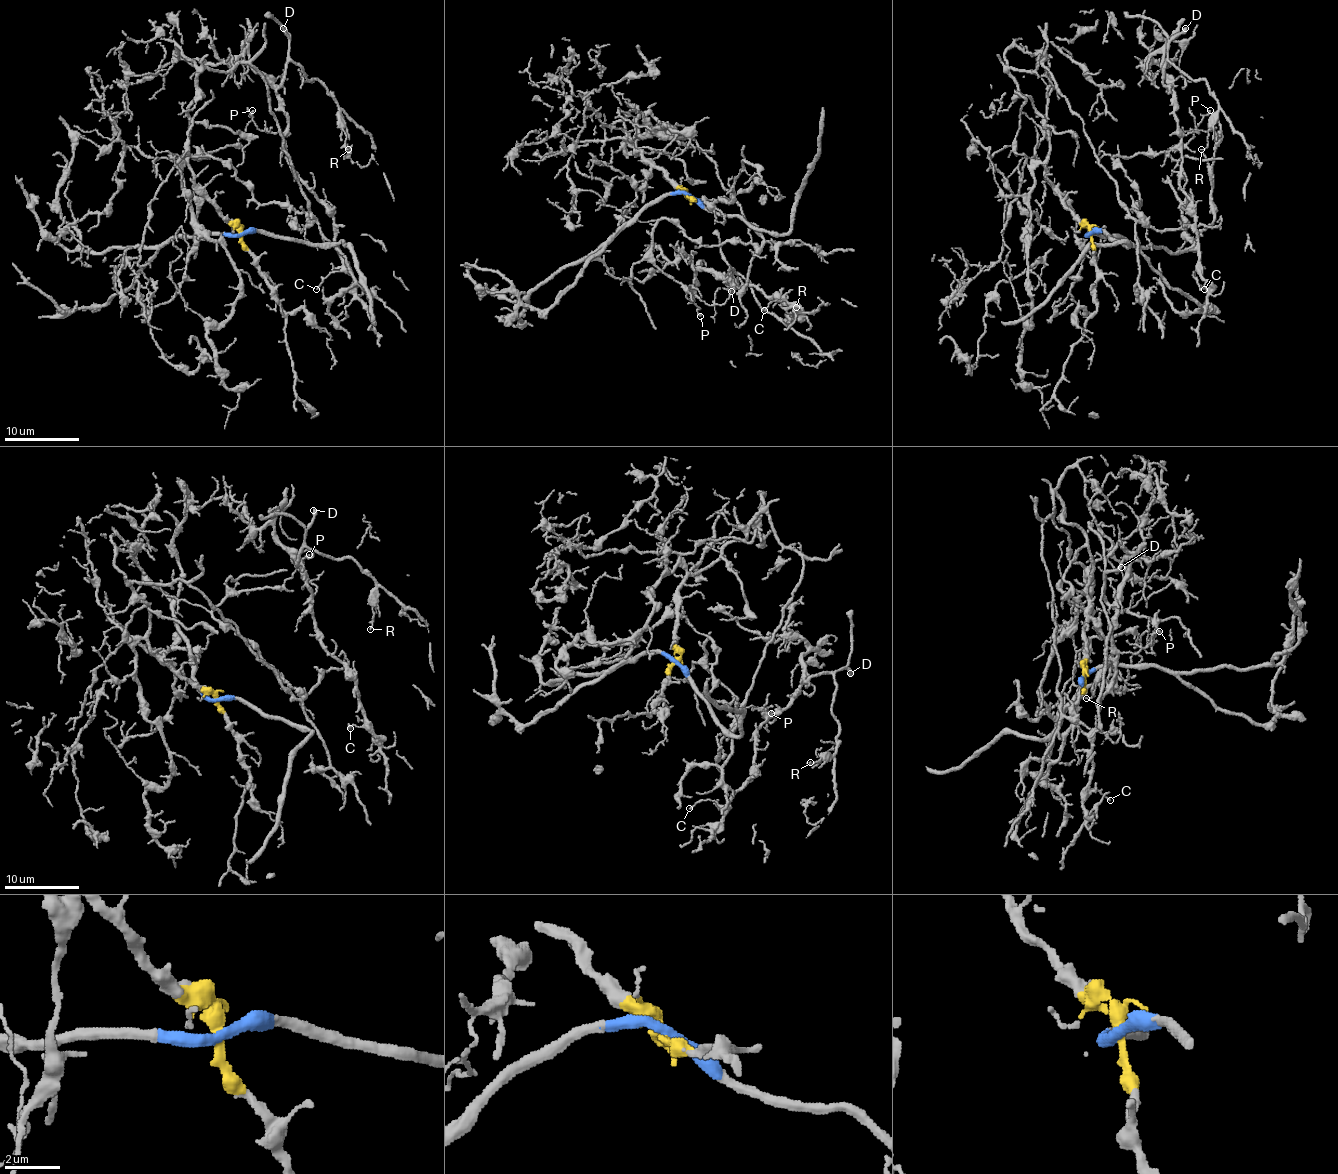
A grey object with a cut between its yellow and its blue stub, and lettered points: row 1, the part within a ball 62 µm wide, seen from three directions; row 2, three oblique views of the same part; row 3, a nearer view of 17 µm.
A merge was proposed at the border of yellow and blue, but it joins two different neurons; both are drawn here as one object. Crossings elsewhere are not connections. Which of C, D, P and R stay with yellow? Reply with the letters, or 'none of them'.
C, D, P, R

